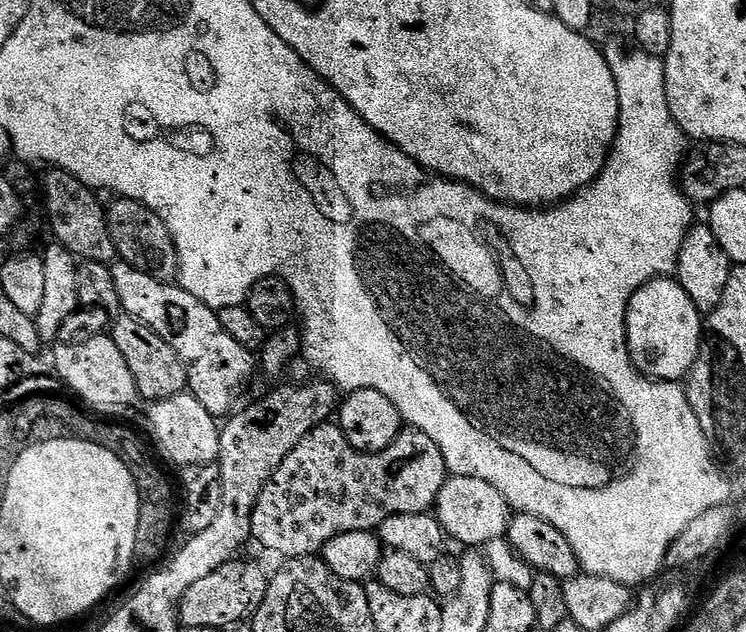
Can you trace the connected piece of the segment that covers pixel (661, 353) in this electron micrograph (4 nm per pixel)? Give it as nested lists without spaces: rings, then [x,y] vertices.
[[[657,278],[646,281],[628,304],[628,342],[637,353],[648,355],[652,363],[651,375],[661,382],[683,381],[683,376],[695,366],[700,356],[700,335],[705,335],[706,324],[692,300],[695,300],[693,293],[679,279]]]

